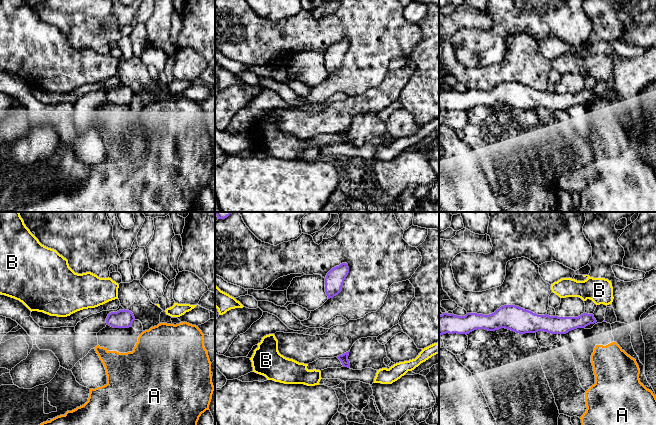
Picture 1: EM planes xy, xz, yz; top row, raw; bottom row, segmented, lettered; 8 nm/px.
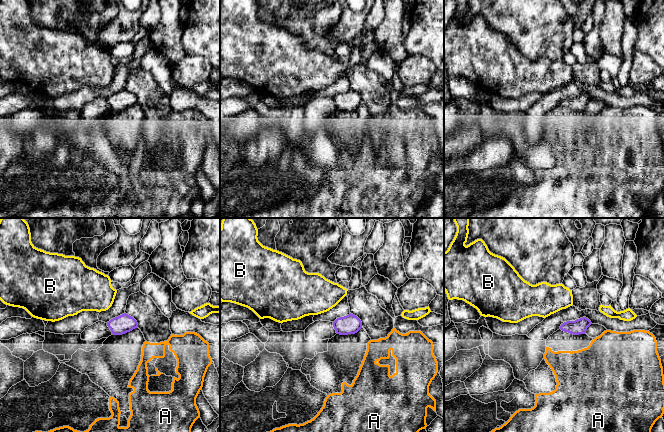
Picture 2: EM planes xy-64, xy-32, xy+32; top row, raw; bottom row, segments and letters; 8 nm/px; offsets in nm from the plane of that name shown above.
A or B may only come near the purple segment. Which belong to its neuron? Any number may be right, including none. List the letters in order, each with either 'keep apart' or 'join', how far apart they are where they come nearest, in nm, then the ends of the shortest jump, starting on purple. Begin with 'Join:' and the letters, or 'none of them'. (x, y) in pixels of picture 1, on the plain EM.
Join: none of them
A: keep apart; 100 nm apart; from purple across xy (131, 101), (140, 110)
B: keep apart; 90 nm apart; from purple across yz (592, 90), (596, 80)

